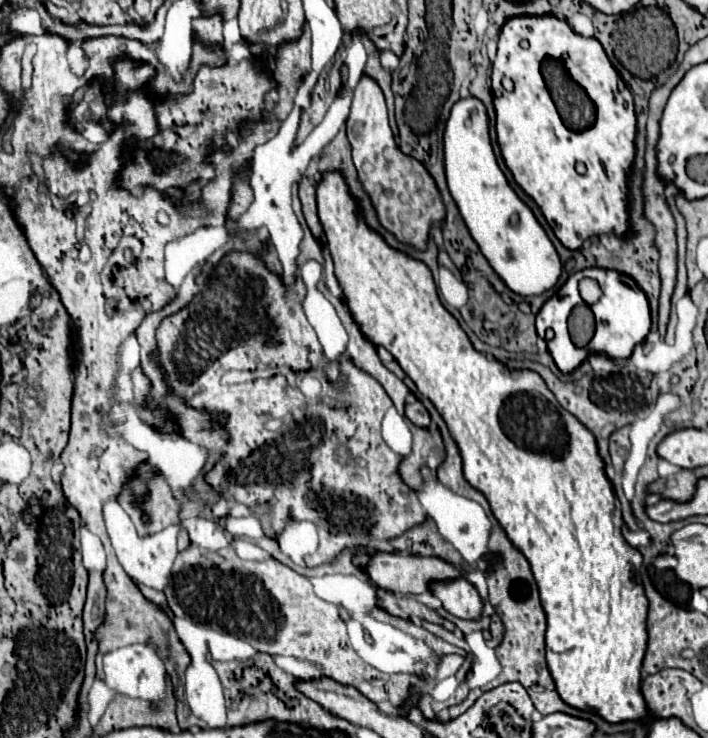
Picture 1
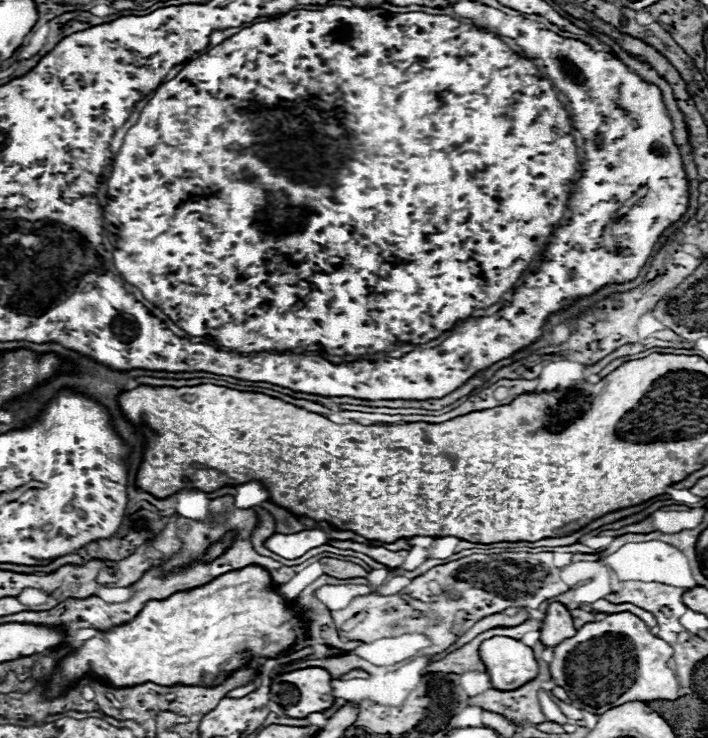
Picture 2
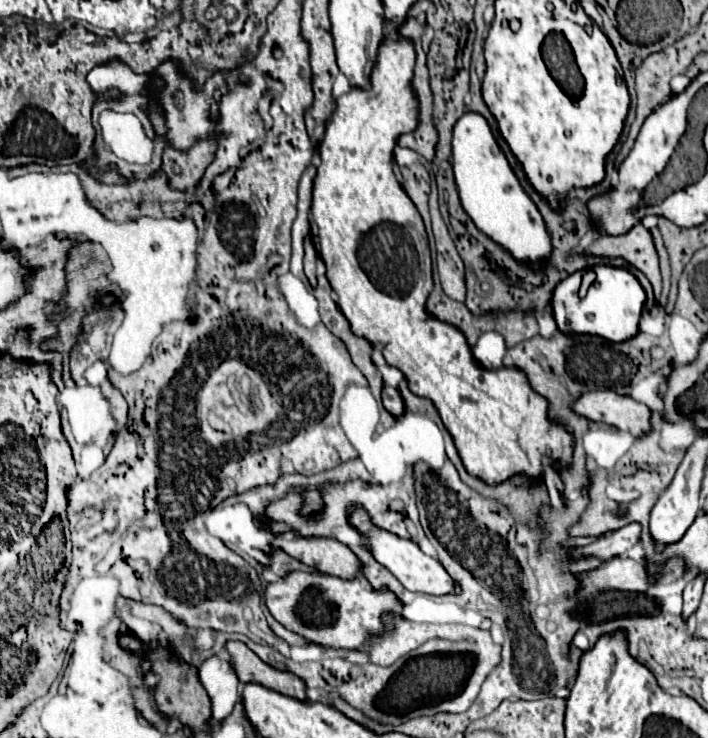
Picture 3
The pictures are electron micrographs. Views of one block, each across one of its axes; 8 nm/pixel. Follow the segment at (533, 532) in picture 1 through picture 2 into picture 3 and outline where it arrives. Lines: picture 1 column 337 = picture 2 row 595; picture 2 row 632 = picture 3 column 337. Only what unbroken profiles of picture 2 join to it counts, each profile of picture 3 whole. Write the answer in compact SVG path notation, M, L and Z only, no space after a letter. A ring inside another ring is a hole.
M388 20L386 24L388 30L378 46L370 72L370 90L354 86L350 92L336 98L336 108L320 142L322 162L314 176L310 216L320 230L320 254L326 264L328 282L338 294L338 306L350 322L352 332L364 336L372 346L380 346L386 362L406 376L410 390L434 402L470 474L490 484L498 484L514 474L526 474L532 480L540 480L546 450L552 452L552 458L548 458L550 462L570 464L574 446L572 434L562 424L550 420L548 402L526 386L526 378L522 378L518 370L482 370L474 358L470 358L470 346L466 344L464 334L426 314L424 304L432 290L428 238L420 212L394 174L394 146L402 134L414 132L420 122L420 106L412 88L416 50L414 42L402 36L398 26L392 26Z

